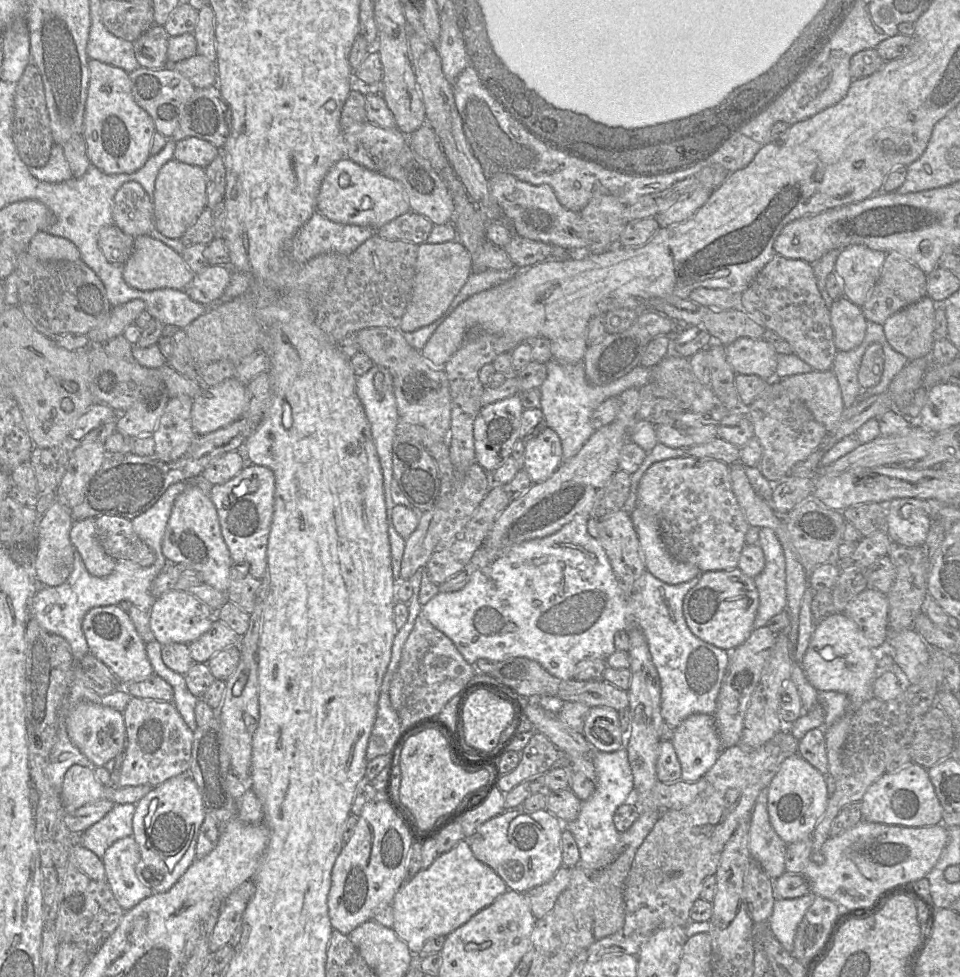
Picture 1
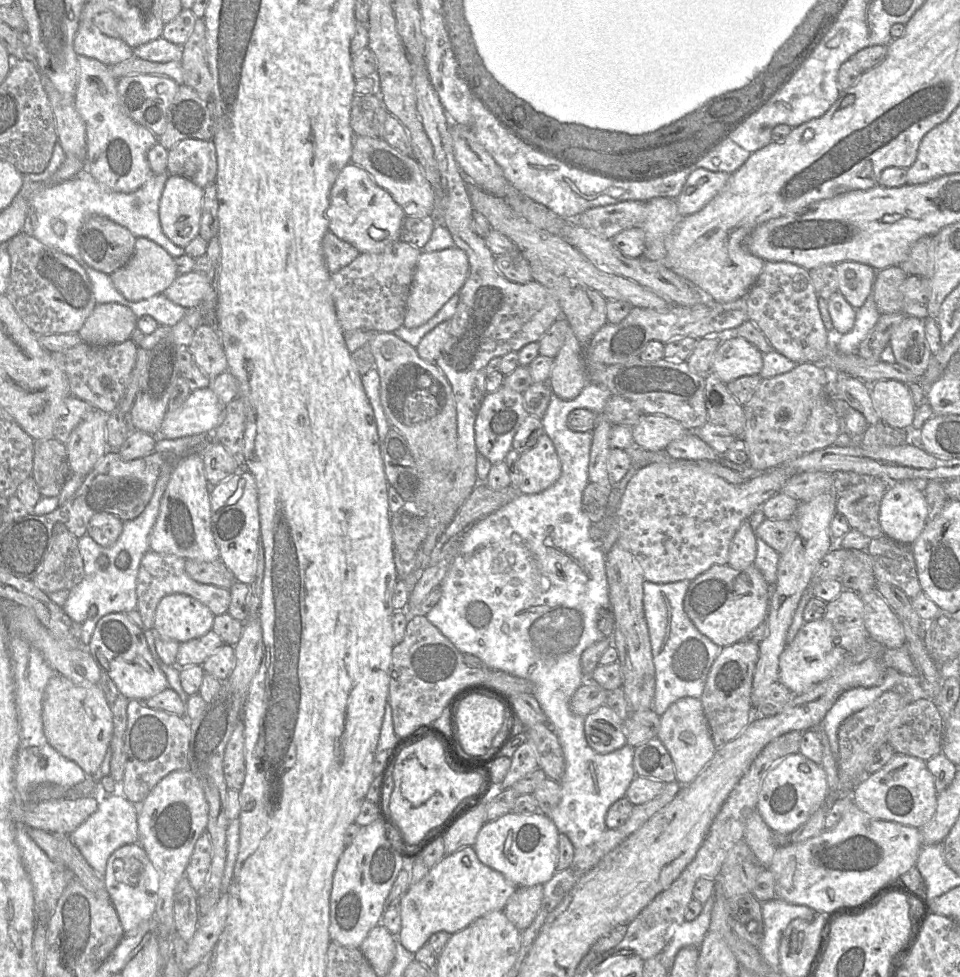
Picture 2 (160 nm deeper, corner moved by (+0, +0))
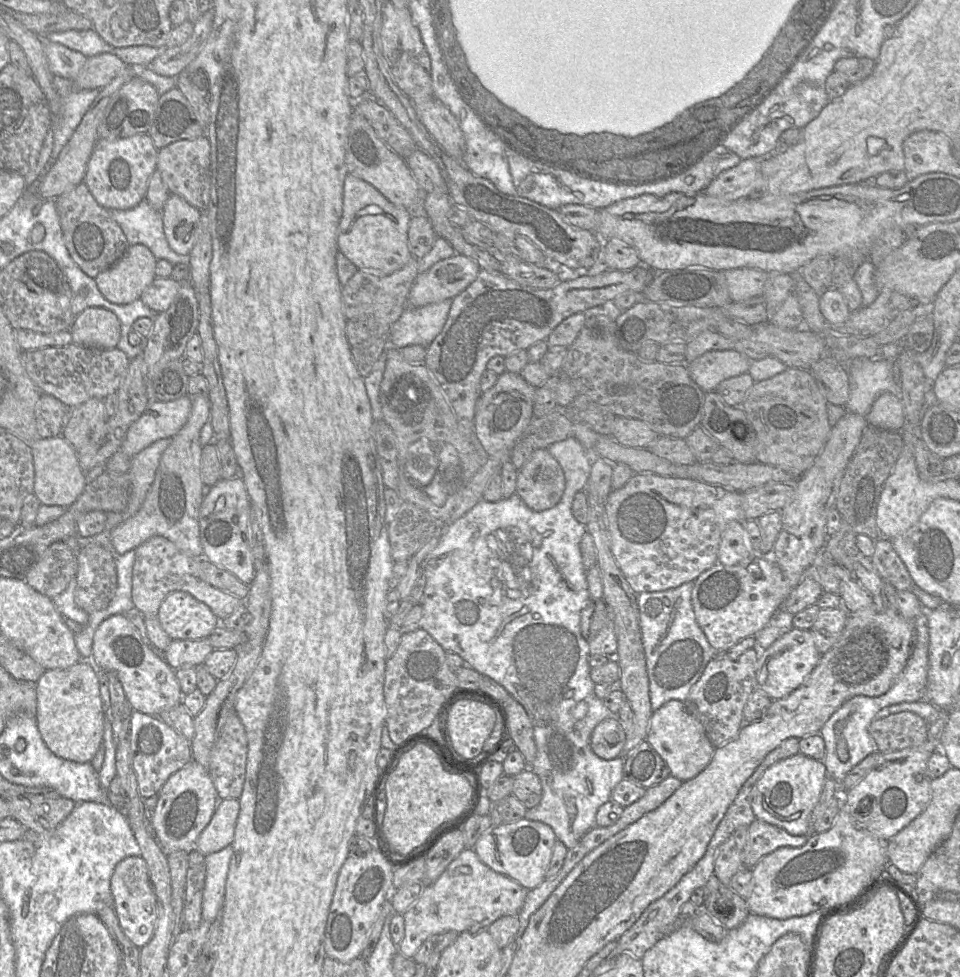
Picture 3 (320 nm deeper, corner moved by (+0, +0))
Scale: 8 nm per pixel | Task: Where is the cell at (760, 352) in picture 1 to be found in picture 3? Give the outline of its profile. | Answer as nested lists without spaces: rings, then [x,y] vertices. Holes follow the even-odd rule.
[[[715,350],[686,365],[691,379],[707,393],[715,391],[722,381],[747,373],[750,364],[748,357],[735,350]]]

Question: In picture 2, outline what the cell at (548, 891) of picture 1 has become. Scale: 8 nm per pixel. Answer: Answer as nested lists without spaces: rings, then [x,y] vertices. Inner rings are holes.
[[[544,885],[517,887],[503,909],[507,919],[523,932],[534,921],[543,899]]]

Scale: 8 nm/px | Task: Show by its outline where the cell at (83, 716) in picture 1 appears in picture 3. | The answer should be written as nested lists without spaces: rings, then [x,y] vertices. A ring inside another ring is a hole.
[[[81,660],[66,669],[45,670],[35,688],[36,723],[46,747],[59,758],[78,763],[91,762],[102,744],[106,718],[97,669],[92,662]]]

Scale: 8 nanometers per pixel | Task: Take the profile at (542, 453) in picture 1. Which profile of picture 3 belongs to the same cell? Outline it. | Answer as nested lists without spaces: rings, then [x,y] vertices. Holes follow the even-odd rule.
[[[545,448],[533,451],[530,459],[519,469],[516,483],[516,495],[534,511],[543,511],[554,507],[565,490],[564,472],[557,460]]]

